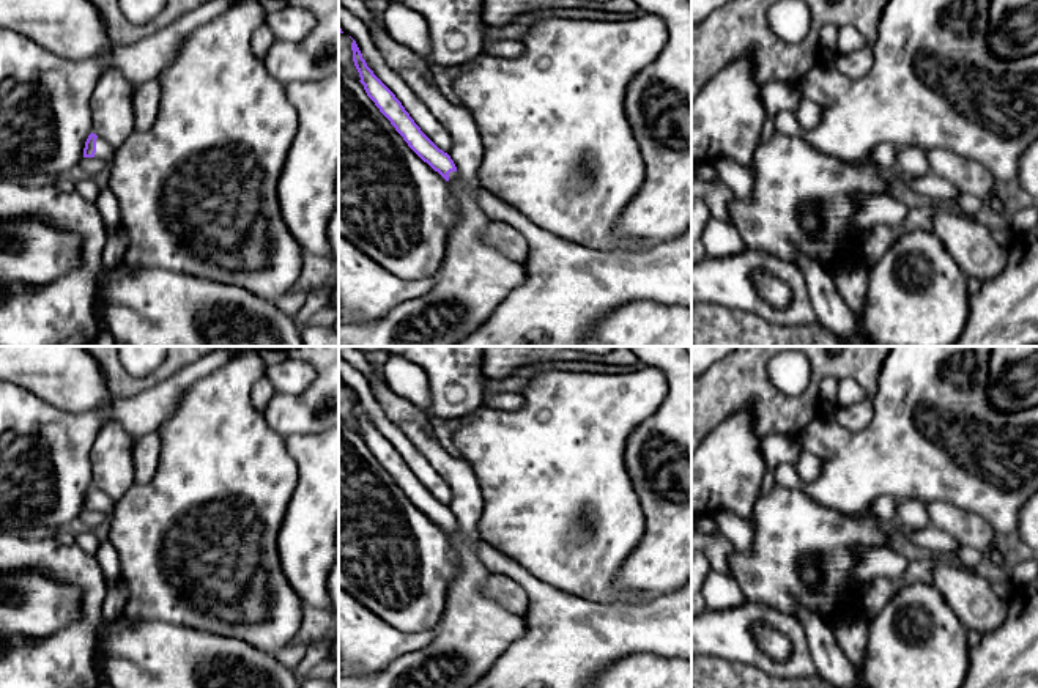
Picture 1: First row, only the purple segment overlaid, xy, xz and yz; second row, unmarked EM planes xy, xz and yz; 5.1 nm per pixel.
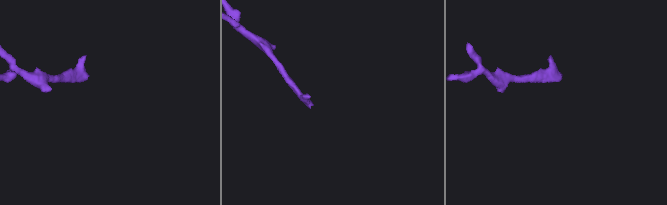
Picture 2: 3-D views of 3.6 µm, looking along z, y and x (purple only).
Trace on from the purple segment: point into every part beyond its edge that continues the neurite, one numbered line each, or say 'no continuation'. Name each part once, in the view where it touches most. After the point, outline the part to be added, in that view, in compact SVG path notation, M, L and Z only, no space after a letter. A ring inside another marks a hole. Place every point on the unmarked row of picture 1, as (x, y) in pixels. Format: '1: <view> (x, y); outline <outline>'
1: xy (104, 504); outline M101 490L96 491L96 505L95 510L104 513L106 516L112 516L113 510L117 507L117 502L110 499L106 493Z

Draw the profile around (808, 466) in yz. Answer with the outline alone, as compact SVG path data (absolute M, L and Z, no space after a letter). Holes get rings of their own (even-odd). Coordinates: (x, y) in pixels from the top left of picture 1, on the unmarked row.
M803 450L794 464L799 482L813 482L821 474L821 458Z

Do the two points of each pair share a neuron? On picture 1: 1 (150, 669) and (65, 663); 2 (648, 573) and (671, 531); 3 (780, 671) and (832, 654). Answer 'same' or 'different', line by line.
1: different
2: same
3: different

